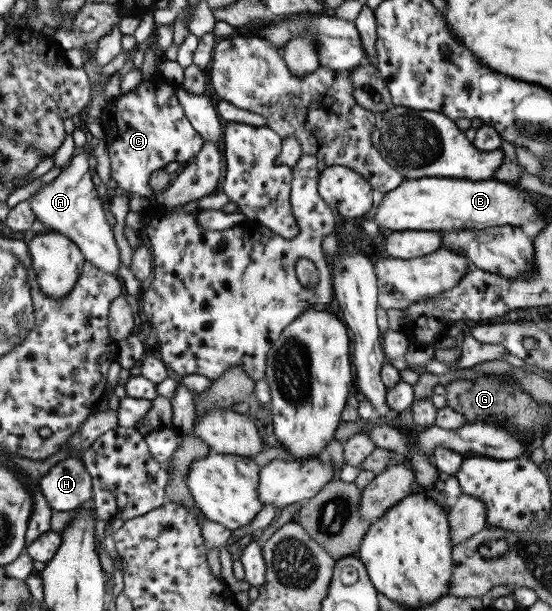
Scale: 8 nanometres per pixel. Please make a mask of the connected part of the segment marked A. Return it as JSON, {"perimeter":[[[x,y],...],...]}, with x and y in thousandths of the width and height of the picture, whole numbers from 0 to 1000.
{"perimeter":[[[154,245],[139,247],[127,260],[123,272],[109,280],[101,293],[78,303],[58,326],[53,326],[56,344],[65,360],[80,367],[82,378],[101,376],[139,399],[156,429],[219,455],[214,452],[214,439],[219,430],[217,412],[203,376],[205,370],[192,362],[188,337],[176,319],[167,288],[163,288],[161,255],[163,252]]]}

